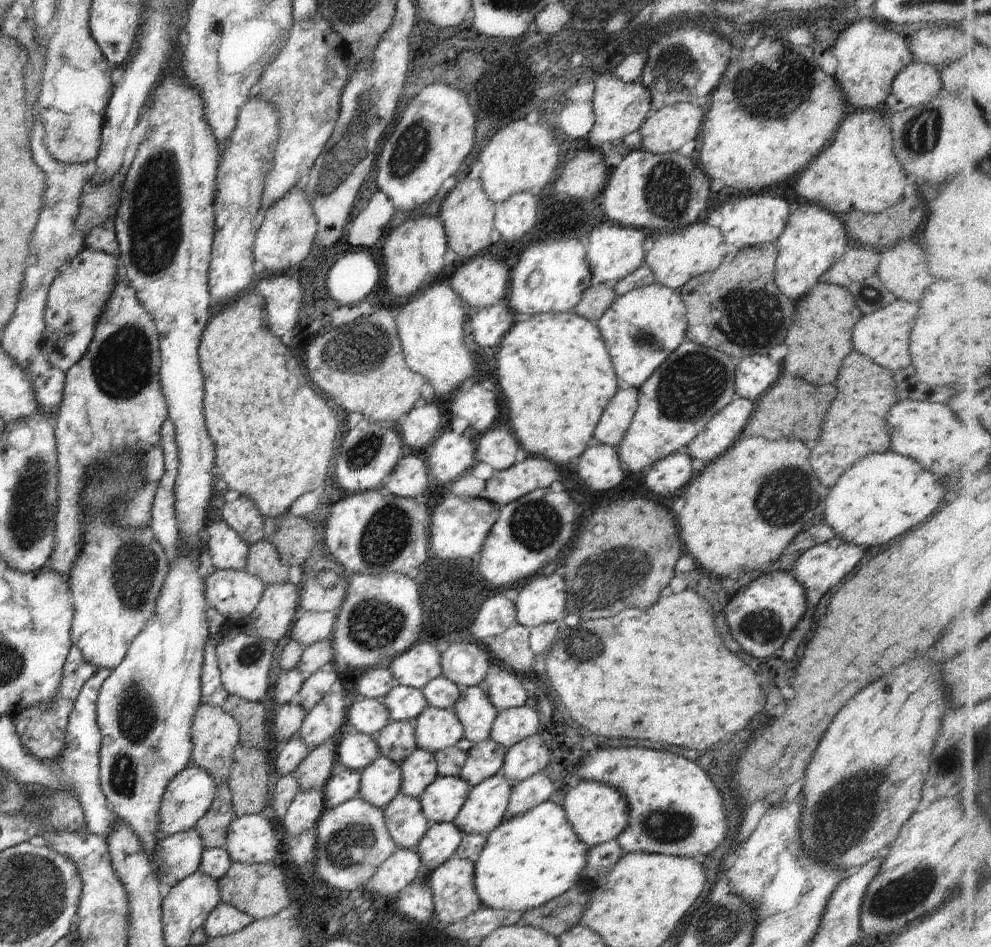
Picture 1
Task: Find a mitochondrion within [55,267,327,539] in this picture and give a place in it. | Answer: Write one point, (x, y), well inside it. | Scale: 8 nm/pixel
(122, 368)

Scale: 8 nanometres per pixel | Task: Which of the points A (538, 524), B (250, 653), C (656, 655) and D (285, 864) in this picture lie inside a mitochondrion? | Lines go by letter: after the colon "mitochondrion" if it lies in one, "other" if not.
A: mitochondrion
B: mitochondrion
C: other
D: other

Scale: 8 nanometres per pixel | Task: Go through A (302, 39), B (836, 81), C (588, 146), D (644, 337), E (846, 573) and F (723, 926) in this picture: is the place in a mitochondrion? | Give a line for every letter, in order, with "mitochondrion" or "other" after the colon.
A: other
B: other
C: other
D: mitochondrion
E: other
F: mitochondrion

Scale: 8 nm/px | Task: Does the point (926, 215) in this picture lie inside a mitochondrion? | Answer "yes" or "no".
no

